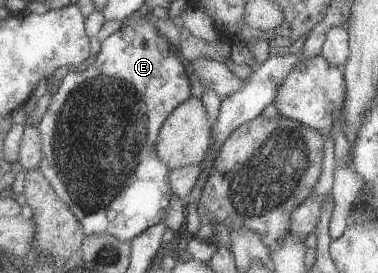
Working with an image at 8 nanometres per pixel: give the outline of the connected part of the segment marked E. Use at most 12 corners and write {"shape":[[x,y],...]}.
{"shape":[[152,18],[71,69],[41,172],[86,236],[168,217],[157,154],[198,92]]}

